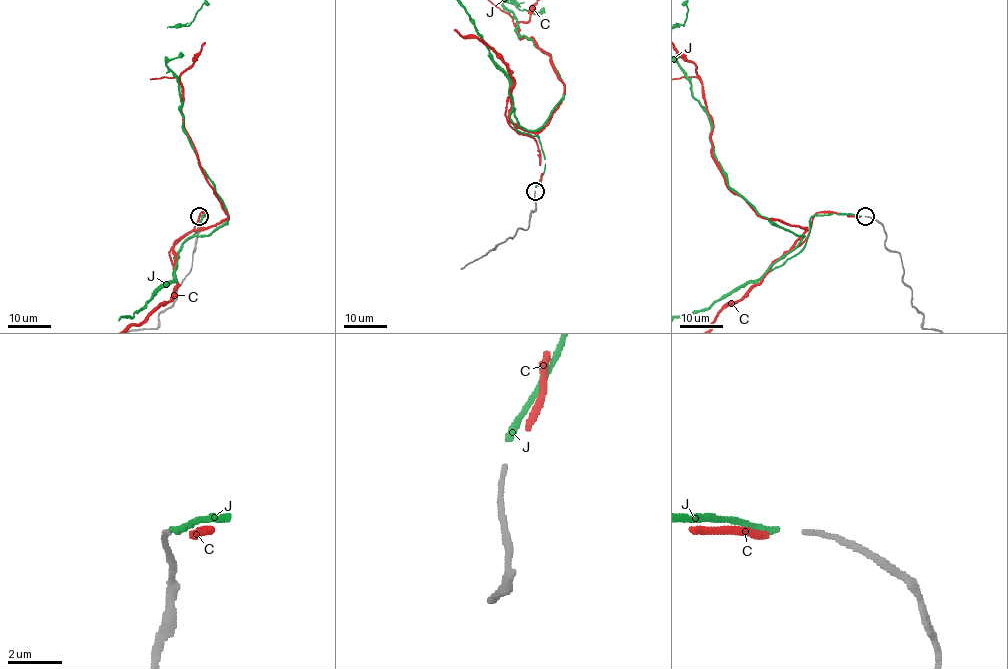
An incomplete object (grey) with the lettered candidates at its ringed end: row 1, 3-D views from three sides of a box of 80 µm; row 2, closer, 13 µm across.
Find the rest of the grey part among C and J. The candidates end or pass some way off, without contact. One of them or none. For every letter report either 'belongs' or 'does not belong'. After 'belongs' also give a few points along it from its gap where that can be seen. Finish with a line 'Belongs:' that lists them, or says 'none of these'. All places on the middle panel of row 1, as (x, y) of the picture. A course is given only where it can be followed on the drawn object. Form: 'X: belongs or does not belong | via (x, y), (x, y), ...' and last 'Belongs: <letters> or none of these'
C: does not belong
J: belongs
Belongs: J

